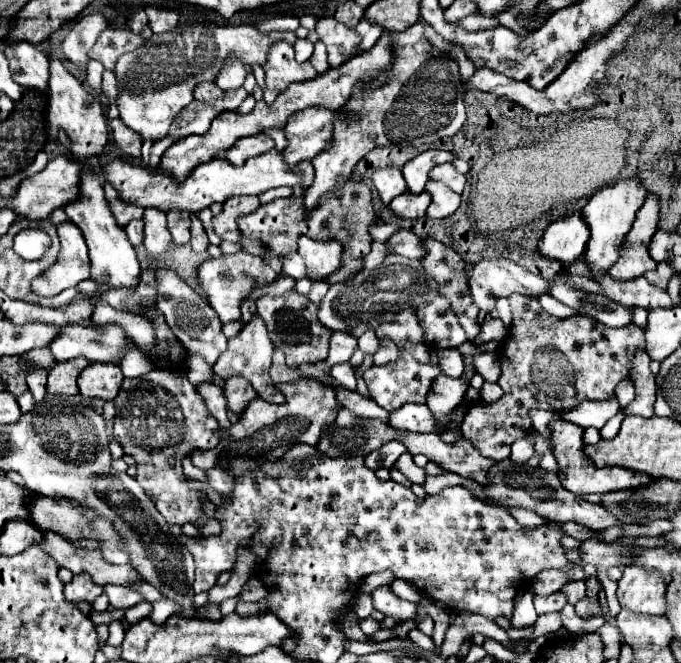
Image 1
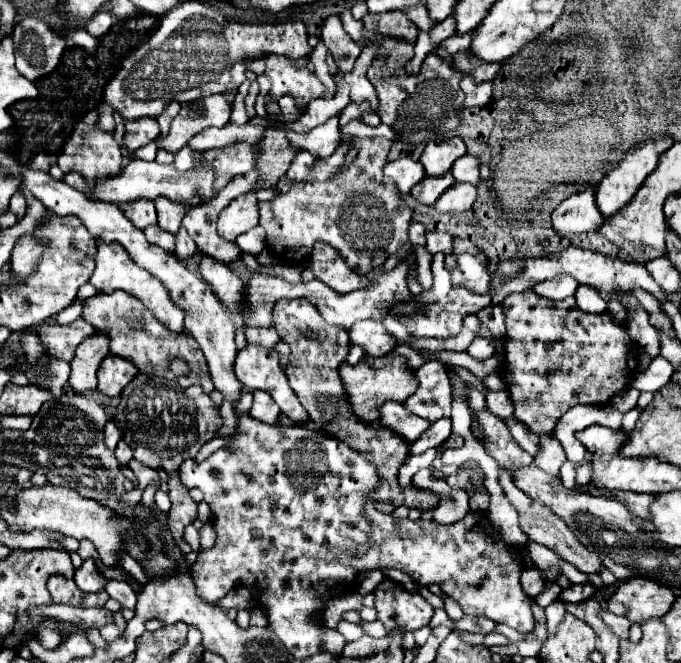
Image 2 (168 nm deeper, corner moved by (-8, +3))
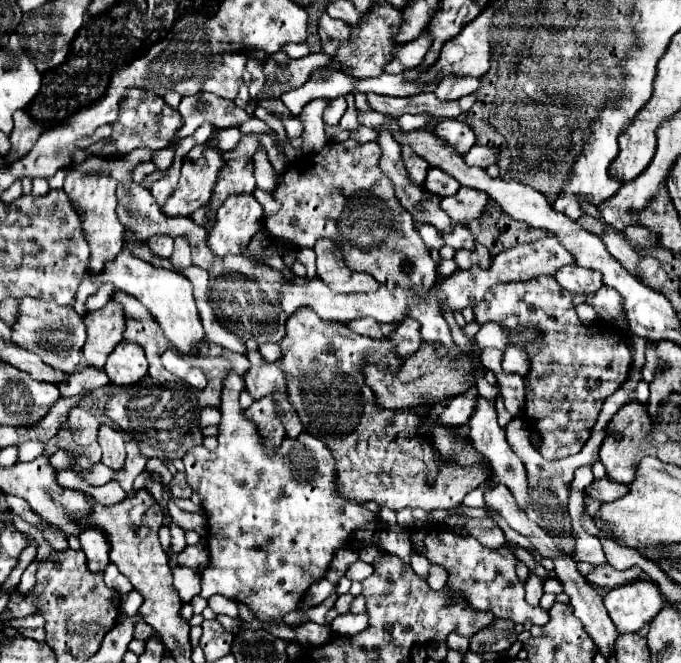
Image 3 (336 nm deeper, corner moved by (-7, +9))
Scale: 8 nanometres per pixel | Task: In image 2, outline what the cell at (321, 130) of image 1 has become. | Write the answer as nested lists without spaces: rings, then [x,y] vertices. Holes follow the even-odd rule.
[[[267,128],[257,144],[257,164],[259,170],[259,188],[275,188],[279,178],[287,172],[293,156],[297,154],[297,148],[291,148],[285,130],[273,130]]]

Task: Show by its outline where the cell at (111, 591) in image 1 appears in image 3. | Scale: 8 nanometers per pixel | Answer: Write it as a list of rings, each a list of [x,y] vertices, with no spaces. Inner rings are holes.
[[[110,564],[110,566],[106,568],[106,572],[104,572],[104,582],[106,582],[114,592],[118,592],[120,596],[126,596],[130,590],[134,590],[132,584],[130,584],[130,580],[126,580],[126,576],[124,576],[122,572],[118,572],[118,568],[114,568],[114,564]]]

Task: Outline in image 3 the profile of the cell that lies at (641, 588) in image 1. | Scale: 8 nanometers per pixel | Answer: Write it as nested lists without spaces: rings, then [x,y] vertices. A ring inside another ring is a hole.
[[[636,580],[610,590],[604,606],[618,632],[638,632],[662,610],[664,596],[654,582]]]

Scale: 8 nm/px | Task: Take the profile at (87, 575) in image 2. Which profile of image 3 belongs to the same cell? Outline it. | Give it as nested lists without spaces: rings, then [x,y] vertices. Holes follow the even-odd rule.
[[[88,528],[80,534],[80,544],[82,544],[82,552],[86,554],[86,562],[90,572],[104,572],[104,568],[108,566],[108,550],[110,544],[104,538],[104,534],[100,530]]]

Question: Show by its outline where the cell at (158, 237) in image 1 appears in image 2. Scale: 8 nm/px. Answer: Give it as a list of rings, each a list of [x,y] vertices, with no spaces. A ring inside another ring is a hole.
[[[155,198],[155,208],[157,208],[157,216],[159,216],[159,226],[171,234],[175,234],[181,226],[181,220],[187,212],[183,202],[173,202],[169,198]]]

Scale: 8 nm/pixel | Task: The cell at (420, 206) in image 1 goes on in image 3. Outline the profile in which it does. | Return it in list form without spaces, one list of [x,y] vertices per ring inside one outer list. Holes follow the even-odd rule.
[[[430,168],[428,176],[424,180],[424,188],[428,192],[434,192],[436,196],[448,196],[448,194],[456,194],[460,184],[452,176],[446,176],[446,172],[442,172],[438,168]]]

